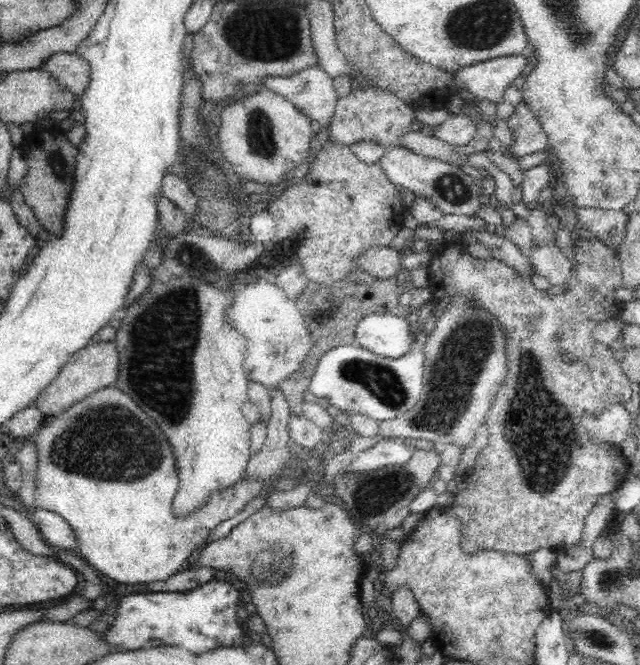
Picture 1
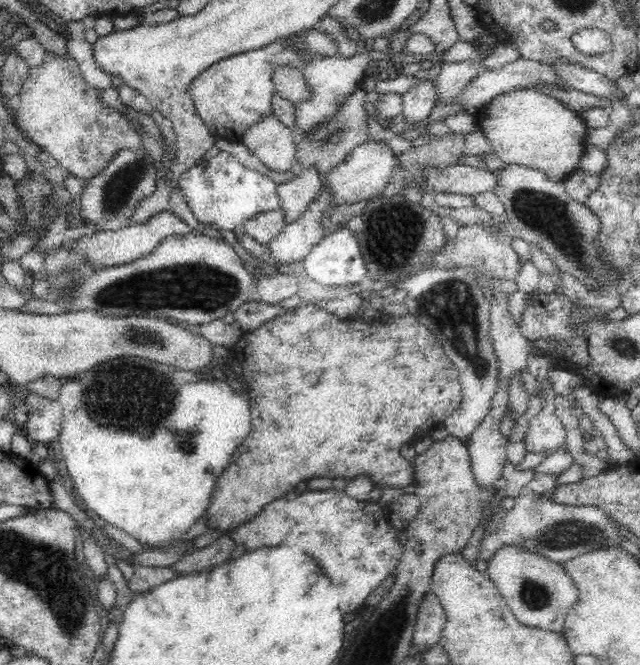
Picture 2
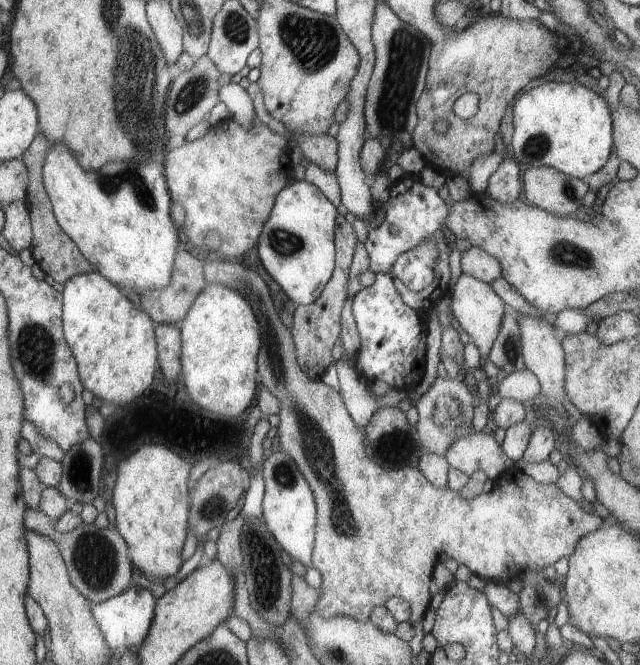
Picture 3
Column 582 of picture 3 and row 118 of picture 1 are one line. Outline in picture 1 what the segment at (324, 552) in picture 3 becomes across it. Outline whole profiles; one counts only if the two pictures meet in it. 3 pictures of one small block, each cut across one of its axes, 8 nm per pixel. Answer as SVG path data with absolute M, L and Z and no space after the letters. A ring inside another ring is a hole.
M524 101L514 107L514 112L507 120L507 125L514 135L514 142L511 144L514 157L534 154L548 147L548 139L546 139L544 129L540 126L540 121L526 107Z

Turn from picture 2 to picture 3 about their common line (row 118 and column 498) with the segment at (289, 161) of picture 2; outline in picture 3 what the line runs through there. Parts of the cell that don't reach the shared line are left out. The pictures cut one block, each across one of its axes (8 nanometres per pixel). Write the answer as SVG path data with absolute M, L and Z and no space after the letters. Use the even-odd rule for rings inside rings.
M471 246L461 252L460 269L463 273L487 284L501 277L498 260L479 247Z

